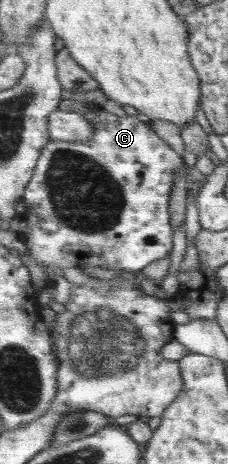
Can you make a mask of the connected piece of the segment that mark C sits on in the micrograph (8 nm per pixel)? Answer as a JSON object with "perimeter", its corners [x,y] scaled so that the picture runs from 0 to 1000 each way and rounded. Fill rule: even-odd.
{"perimeter":[[[447,231],[430,239],[360,246],[404,269],[408,289],[386,304],[215,302],[175,323],[149,371],[105,405],[92,433],[110,442],[114,513],[132,545],[88,550],[127,580],[145,621],[180,627],[219,614],[193,573],[254,593],[303,575],[377,578],[382,571],[491,580],[561,597],[610,591],[654,567],[737,554],[759,534],[759,489],[746,481],[741,433],[768,397],[768,377],[811,364],[807,347],[662,272],[596,250],[522,252]]]}

